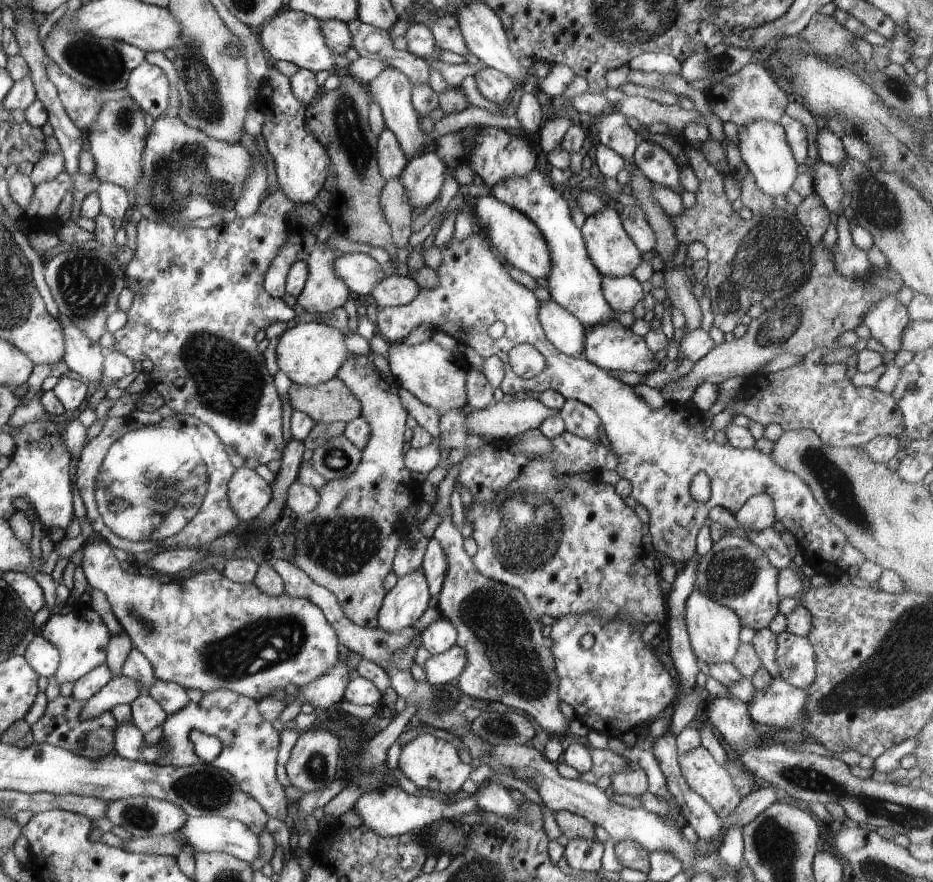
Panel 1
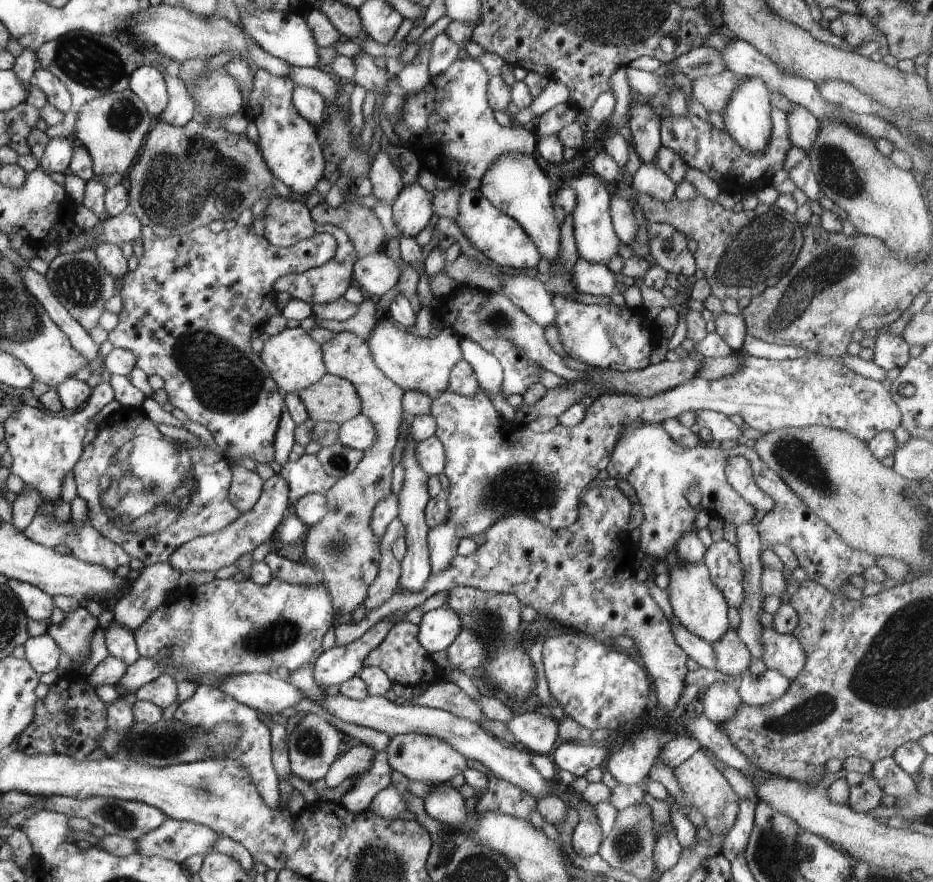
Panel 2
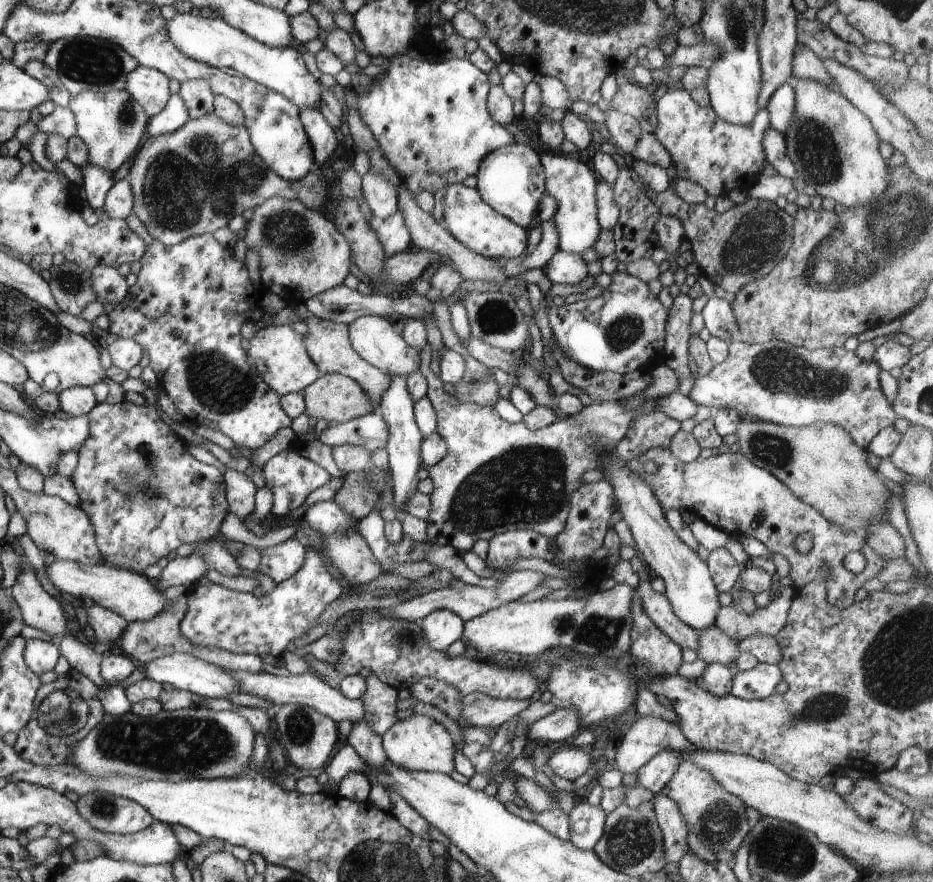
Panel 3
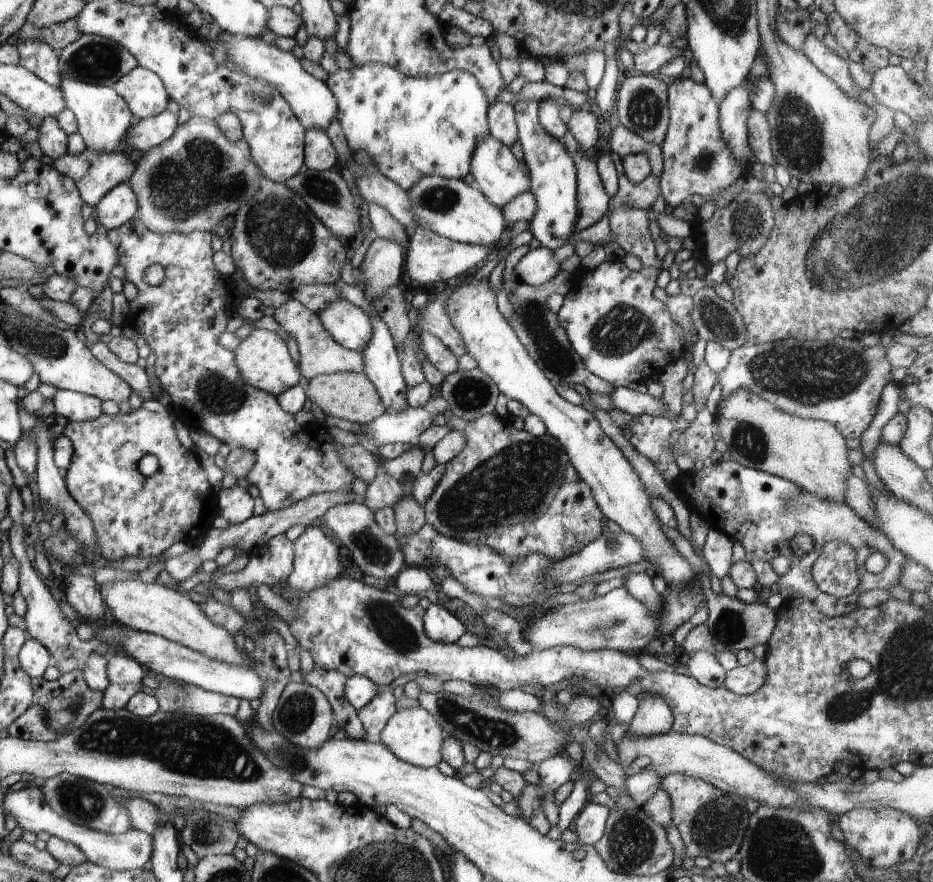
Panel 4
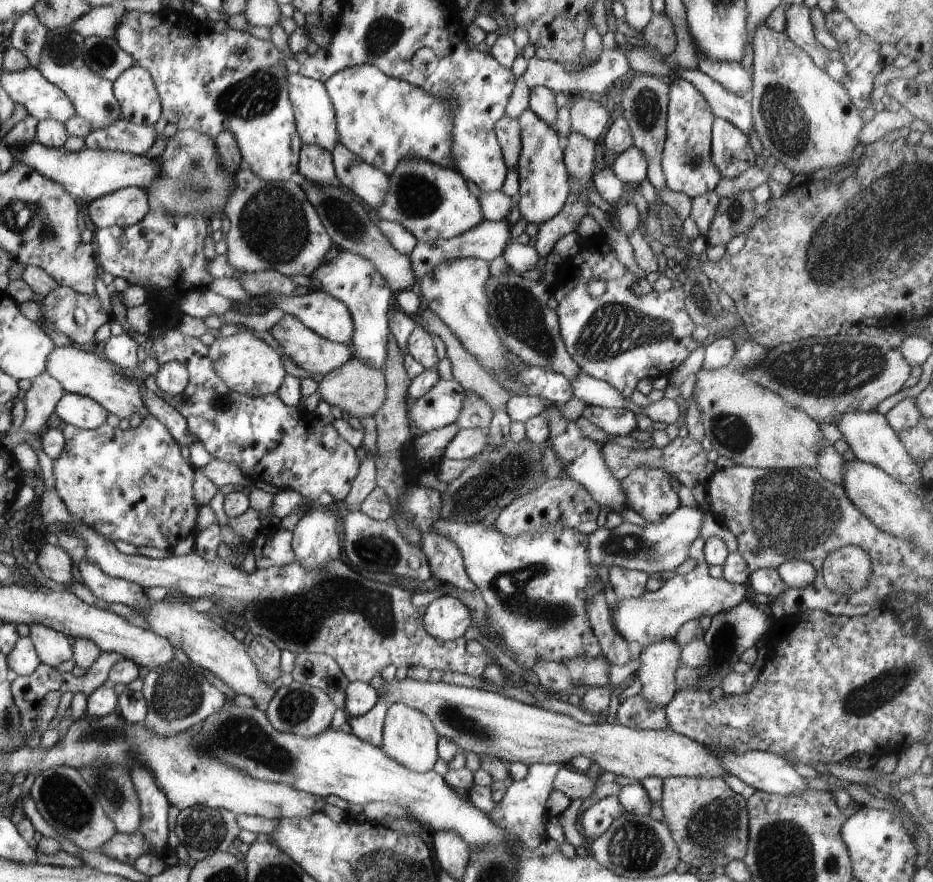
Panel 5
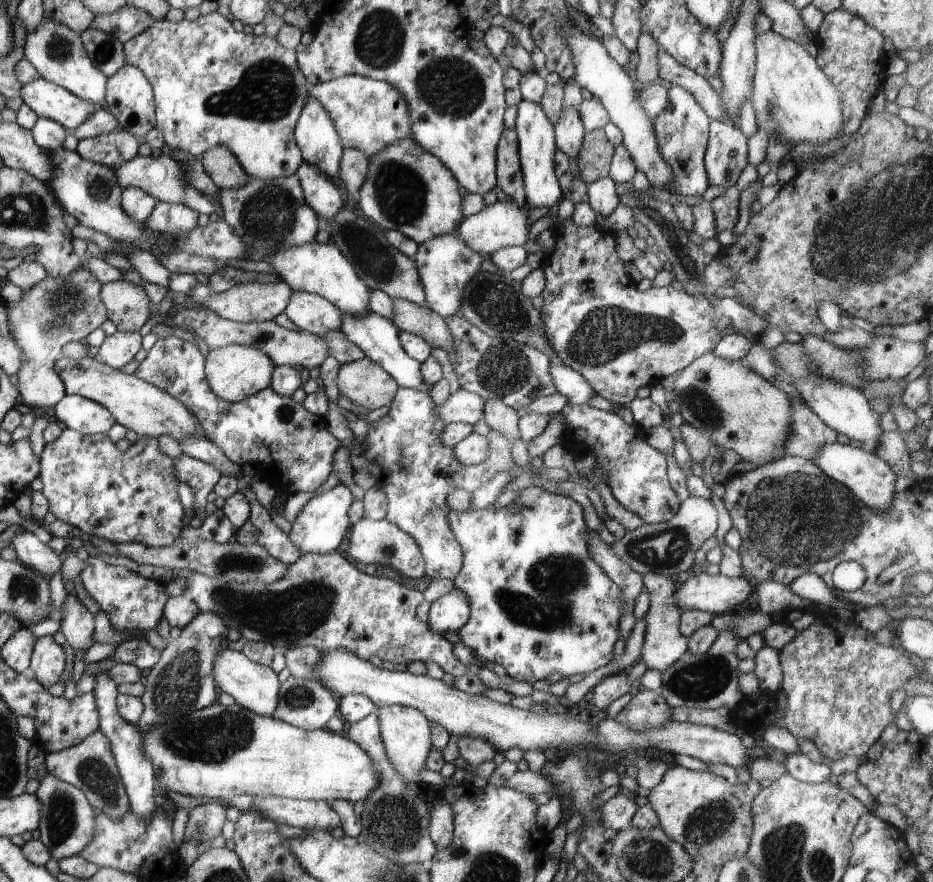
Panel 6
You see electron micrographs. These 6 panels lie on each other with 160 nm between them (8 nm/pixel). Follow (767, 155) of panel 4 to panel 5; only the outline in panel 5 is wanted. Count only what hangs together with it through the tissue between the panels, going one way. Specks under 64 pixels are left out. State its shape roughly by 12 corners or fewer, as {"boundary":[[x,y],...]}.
{"boundary":[[678,68],[710,104],[747,137],[754,132],[748,97],[732,94],[699,69]]}

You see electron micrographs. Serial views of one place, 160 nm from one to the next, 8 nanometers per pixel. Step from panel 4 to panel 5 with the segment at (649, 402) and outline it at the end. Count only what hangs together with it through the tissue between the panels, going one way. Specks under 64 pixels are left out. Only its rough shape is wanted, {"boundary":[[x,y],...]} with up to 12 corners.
{"boundary":[[580,373],[569,380],[586,405],[624,409],[626,399],[608,382]]}

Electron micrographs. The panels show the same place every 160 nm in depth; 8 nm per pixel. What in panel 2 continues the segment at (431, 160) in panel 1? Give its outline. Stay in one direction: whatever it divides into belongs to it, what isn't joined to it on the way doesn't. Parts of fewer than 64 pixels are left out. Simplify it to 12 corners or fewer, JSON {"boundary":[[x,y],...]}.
{"boundary":[[417,181],[391,205],[404,237],[422,232],[434,214],[428,192]]}

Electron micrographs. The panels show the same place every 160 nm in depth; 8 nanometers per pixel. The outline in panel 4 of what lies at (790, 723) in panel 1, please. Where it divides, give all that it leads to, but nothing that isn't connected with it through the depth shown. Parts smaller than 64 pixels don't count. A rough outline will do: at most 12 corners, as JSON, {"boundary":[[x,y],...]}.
{"boundary":[[764,659],[727,671],[724,686],[737,695],[767,681]]}

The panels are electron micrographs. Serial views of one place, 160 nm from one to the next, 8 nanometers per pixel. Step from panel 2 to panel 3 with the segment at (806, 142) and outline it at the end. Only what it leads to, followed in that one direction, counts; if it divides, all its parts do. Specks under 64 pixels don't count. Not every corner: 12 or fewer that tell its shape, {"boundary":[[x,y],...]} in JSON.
{"boundary":[[788,83],[765,106],[771,126],[783,134],[791,123],[795,93]]}

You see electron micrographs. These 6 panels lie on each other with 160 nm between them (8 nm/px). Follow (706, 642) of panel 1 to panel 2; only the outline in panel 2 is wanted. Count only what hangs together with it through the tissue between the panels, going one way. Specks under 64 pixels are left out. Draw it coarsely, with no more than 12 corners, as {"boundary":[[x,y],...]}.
{"boundary":[[663,558],[674,616],[692,634],[719,641],[728,604],[708,567]]}

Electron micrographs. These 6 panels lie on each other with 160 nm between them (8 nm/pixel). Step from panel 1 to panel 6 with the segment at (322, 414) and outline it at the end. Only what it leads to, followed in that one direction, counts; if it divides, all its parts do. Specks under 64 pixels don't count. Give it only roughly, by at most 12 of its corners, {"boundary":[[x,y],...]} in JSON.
{"boundary":[[367,357],[342,364],[340,395],[368,411],[399,390]]}

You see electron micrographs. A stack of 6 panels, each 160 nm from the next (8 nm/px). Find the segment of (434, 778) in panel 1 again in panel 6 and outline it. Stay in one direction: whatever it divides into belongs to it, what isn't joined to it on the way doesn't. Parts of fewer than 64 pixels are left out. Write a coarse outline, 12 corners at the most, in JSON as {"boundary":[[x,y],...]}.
{"boundary":[[399,705],[377,711],[380,735],[398,776],[420,786],[432,724]]}

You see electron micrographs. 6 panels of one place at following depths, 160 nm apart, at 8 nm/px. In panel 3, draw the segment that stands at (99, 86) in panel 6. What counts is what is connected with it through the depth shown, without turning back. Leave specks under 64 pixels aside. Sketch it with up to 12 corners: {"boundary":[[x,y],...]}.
{"boundary":[[128,91],[71,95],[89,162],[118,170],[146,139]]}

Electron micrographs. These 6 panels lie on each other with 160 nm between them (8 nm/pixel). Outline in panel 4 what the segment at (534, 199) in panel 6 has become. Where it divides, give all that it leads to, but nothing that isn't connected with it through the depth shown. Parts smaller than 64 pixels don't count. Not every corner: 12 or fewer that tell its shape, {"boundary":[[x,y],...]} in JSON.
{"boundary":[[539,101],[514,106],[543,247],[574,233],[577,174],[540,124]]}

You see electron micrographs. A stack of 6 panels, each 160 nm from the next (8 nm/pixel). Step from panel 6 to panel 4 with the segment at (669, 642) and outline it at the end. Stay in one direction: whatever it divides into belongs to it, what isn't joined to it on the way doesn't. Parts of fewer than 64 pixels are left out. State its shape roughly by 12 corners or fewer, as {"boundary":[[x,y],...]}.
{"boundary":[[658,693],[639,700],[627,732],[672,731],[673,714]]}

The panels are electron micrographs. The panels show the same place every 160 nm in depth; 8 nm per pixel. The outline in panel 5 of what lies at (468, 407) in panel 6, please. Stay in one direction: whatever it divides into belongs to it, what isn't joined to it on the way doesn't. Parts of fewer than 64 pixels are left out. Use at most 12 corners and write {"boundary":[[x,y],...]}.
{"boundary":[[440,378],[407,412],[426,433],[456,423],[464,388]]}

